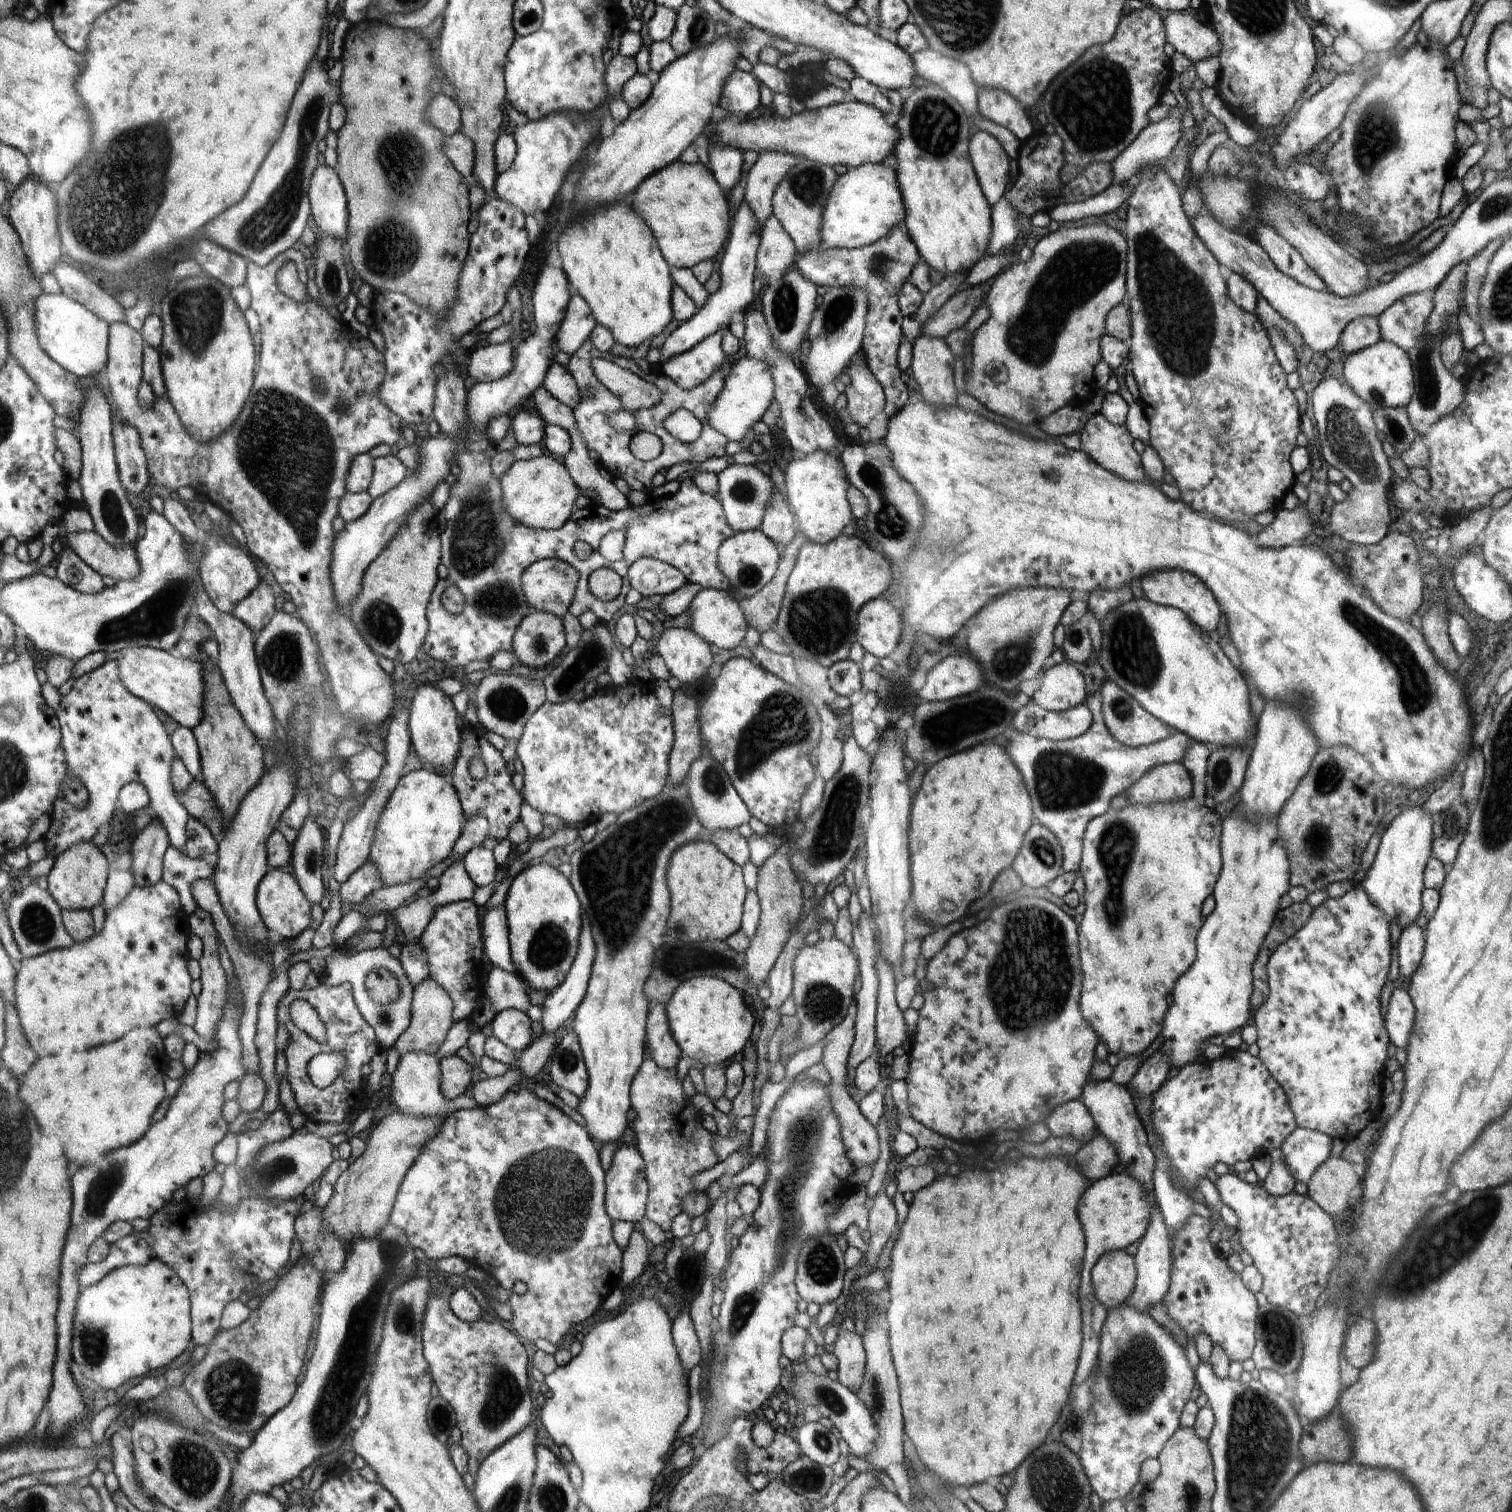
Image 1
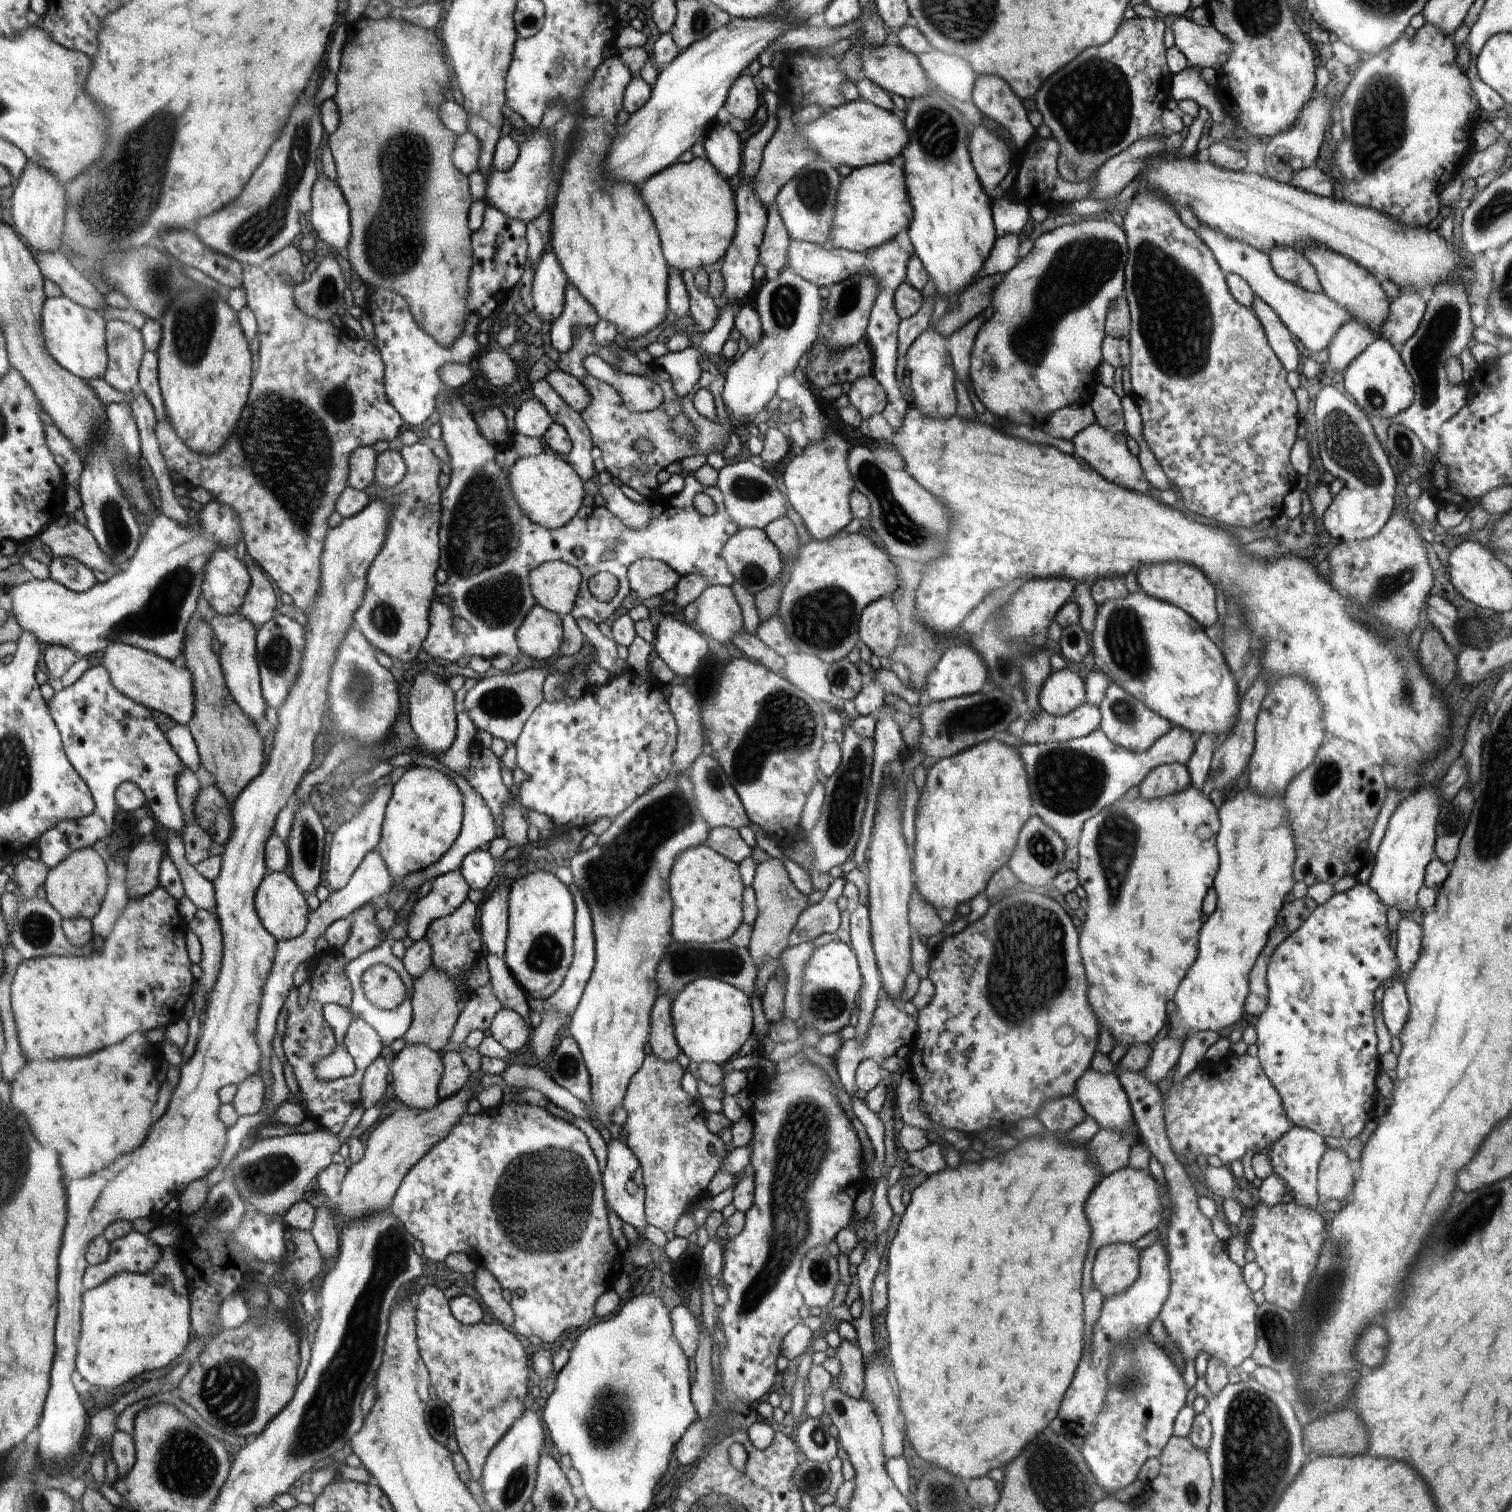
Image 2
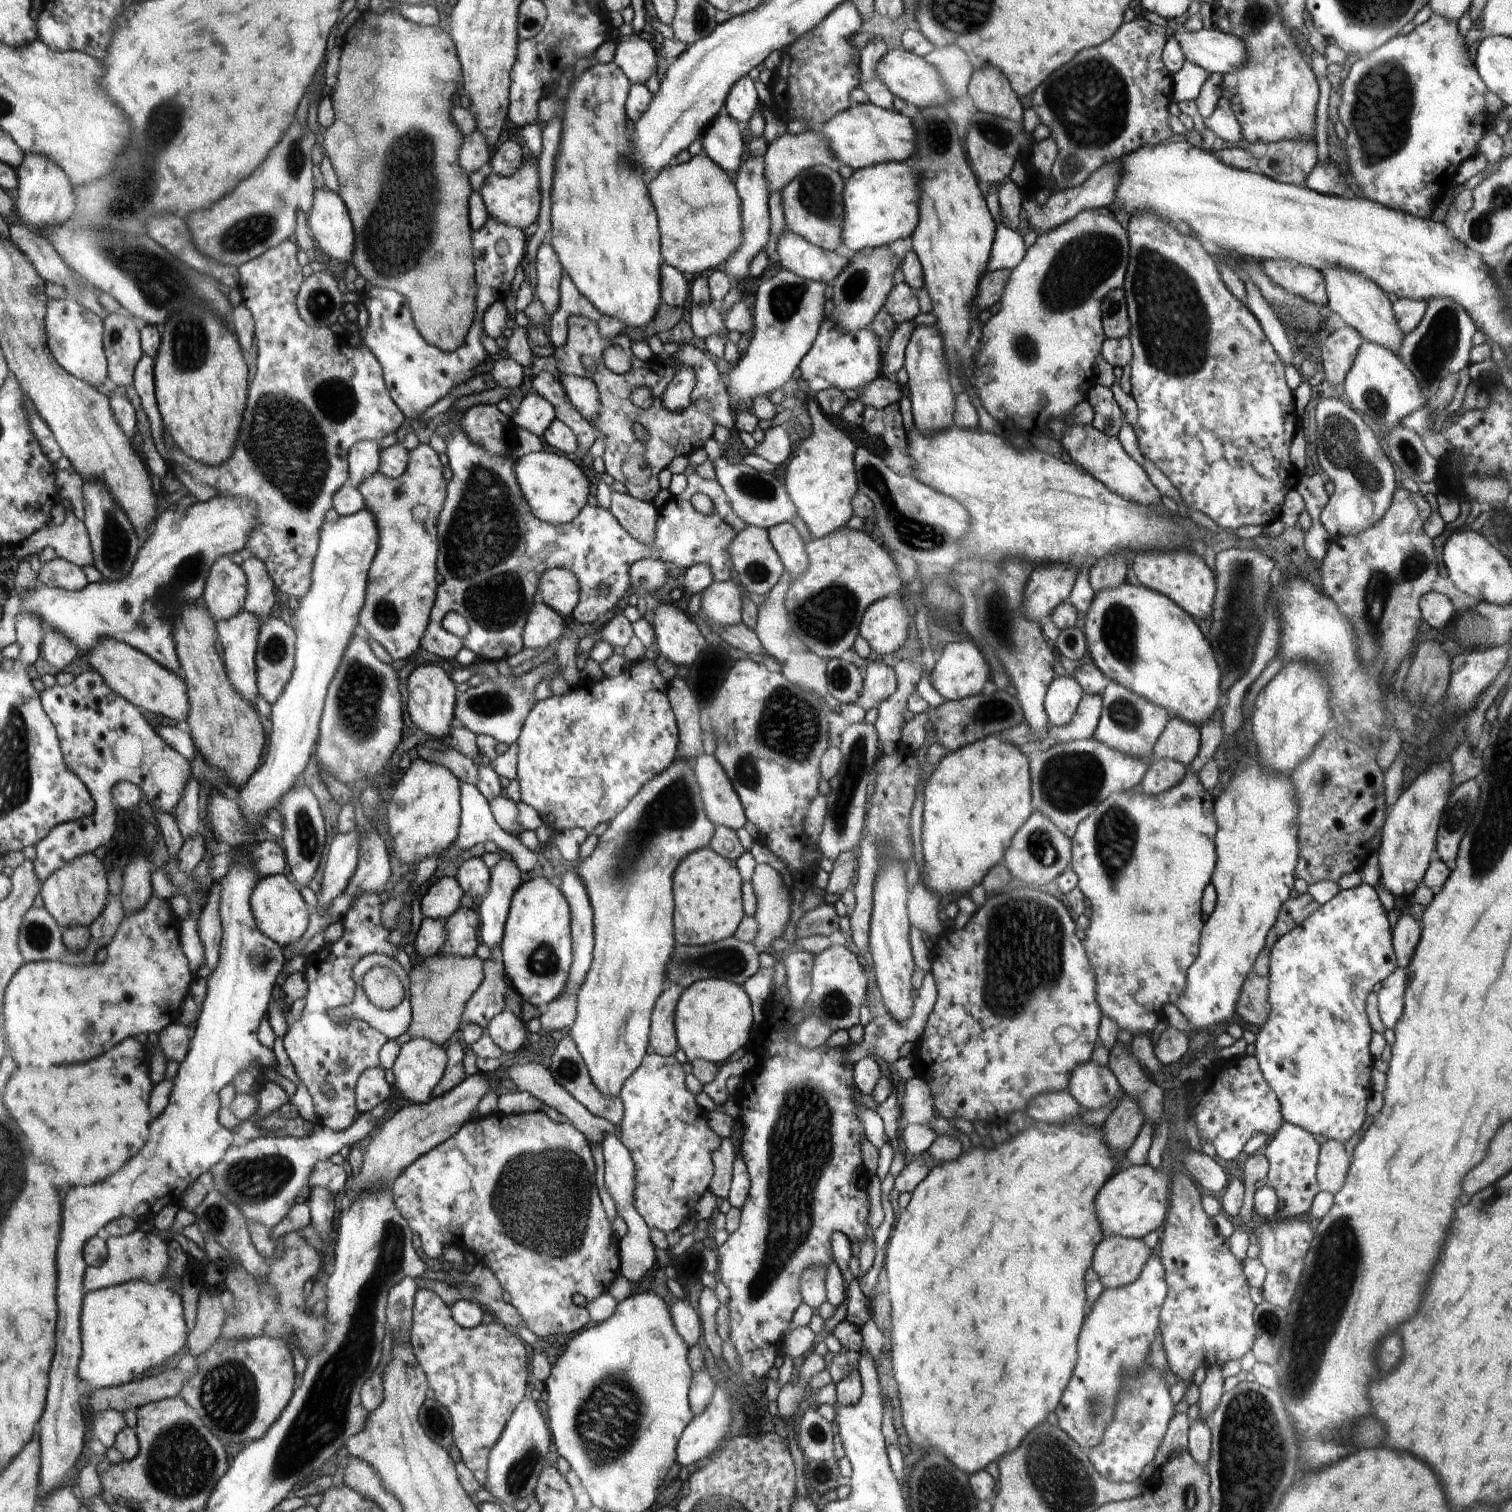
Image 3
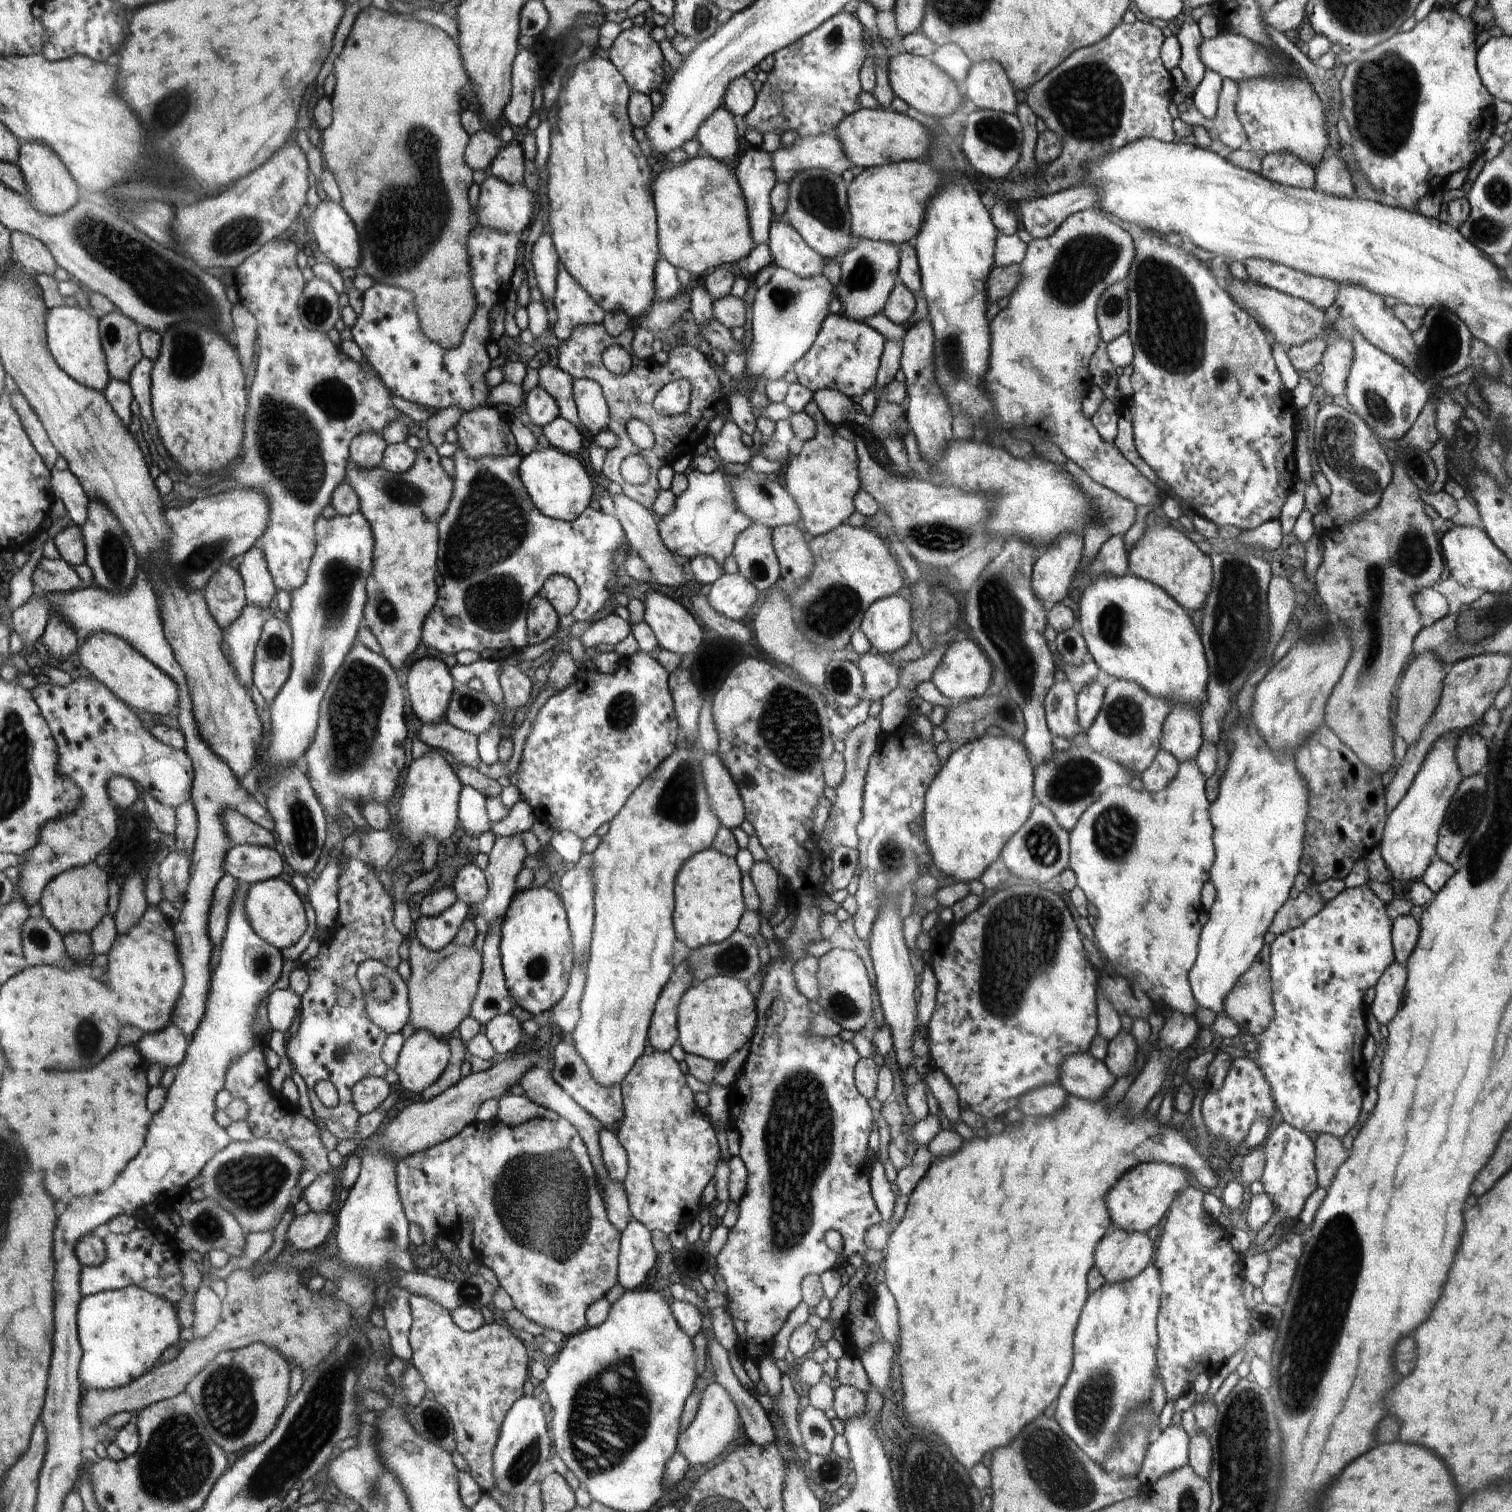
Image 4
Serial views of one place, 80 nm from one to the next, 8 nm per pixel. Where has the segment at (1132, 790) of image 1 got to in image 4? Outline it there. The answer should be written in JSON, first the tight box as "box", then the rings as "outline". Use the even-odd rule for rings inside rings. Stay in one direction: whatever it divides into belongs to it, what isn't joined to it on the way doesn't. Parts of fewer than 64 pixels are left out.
{"box":[1139,749,1178,792],"outline":[[[1164,749],[1159,750],[1152,764],[1139,776],[1143,782],[1143,788],[1148,792],[1166,788],[1177,775],[1178,769],[1178,759]]]}

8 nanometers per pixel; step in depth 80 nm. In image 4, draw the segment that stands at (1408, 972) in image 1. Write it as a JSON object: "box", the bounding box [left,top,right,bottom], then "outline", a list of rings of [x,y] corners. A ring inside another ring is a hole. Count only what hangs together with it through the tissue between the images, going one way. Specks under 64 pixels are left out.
{"box":[1391,915,1421,964],"outline":[[[1400,915],[1391,925],[1391,944],[1395,952],[1395,961],[1405,964],[1413,948],[1416,948],[1421,926],[1412,915]]]}

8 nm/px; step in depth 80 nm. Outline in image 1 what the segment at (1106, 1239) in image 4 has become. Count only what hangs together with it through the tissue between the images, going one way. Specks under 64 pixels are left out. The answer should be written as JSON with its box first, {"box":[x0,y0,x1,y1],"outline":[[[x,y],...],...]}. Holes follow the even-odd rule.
{"box":[1091,1249,1135,1310],"outline":[[[1126,1249],[1105,1252],[1091,1270],[1095,1298],[1110,1310],[1123,1304],[1135,1289],[1135,1258]]]}

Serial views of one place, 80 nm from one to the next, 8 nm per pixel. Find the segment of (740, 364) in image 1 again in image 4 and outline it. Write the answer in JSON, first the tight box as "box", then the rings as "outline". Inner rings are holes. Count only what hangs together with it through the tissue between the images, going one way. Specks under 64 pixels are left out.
{"box":[747,267,832,382],"outline":[[[778,267],[770,280],[757,288],[752,304],[752,340],[748,350],[747,376],[756,382],[759,374],[770,379],[784,378],[786,371],[812,346],[824,319],[829,315],[832,286],[824,275],[801,277]]]}

